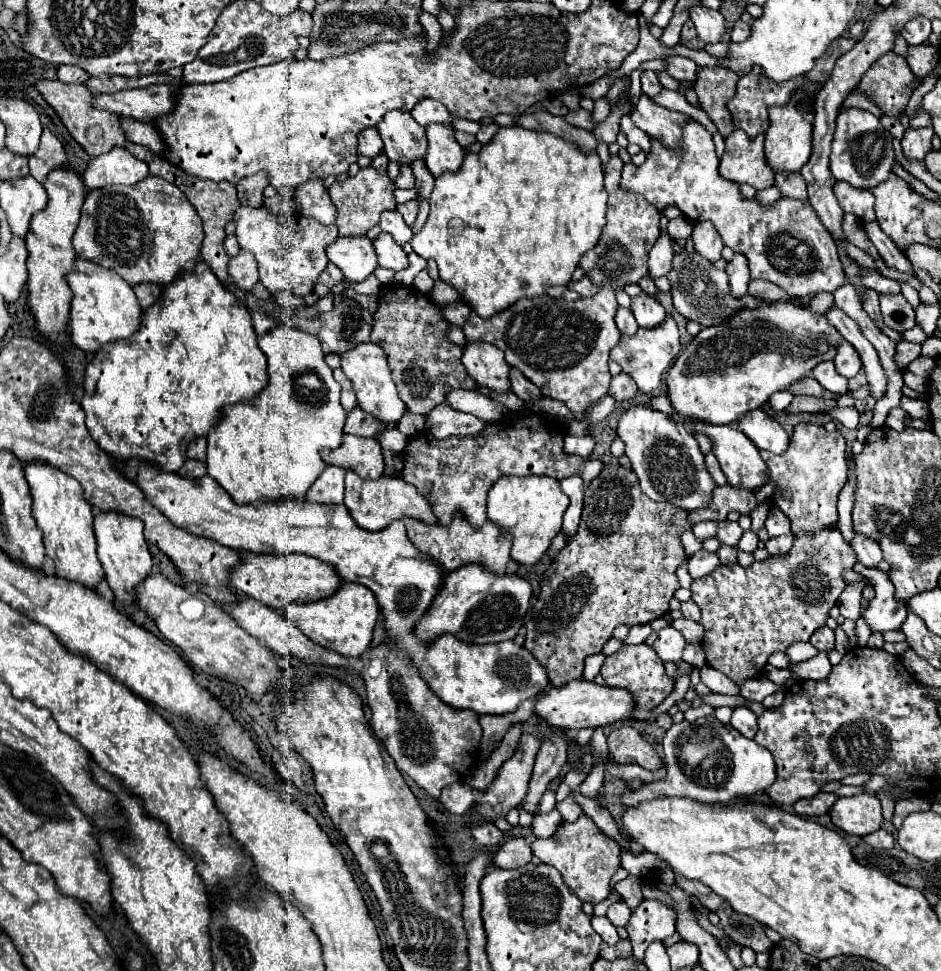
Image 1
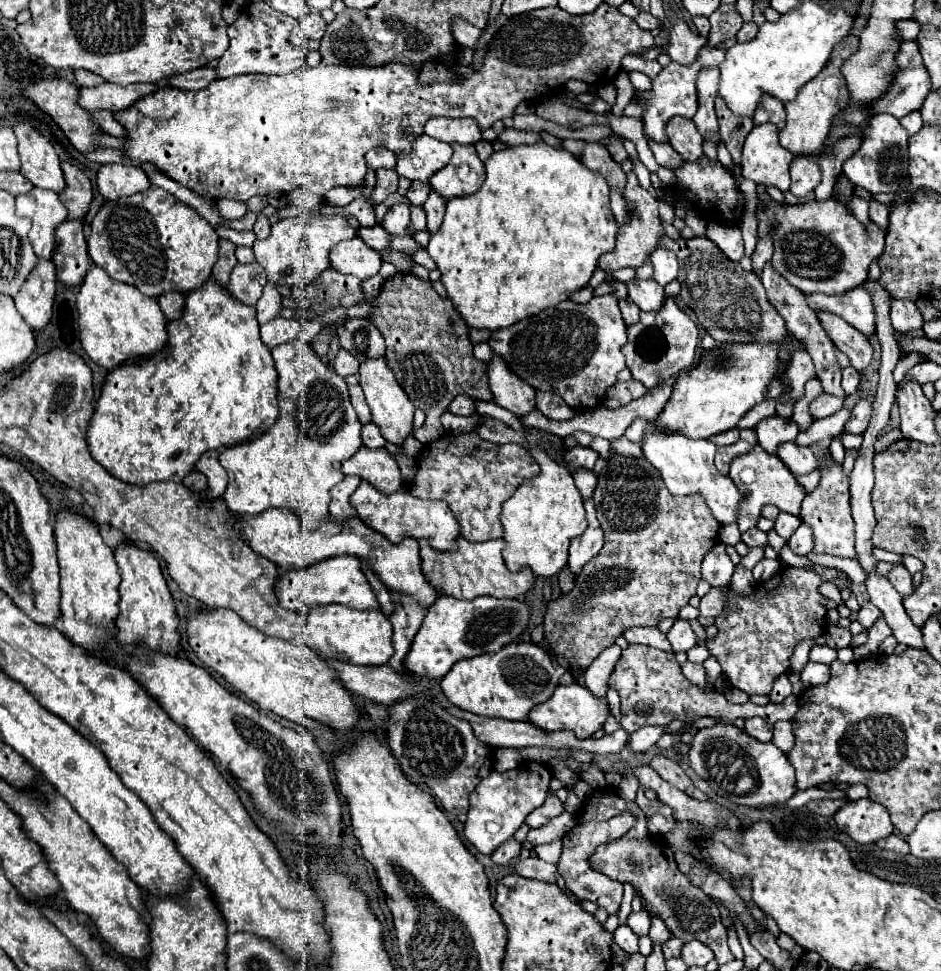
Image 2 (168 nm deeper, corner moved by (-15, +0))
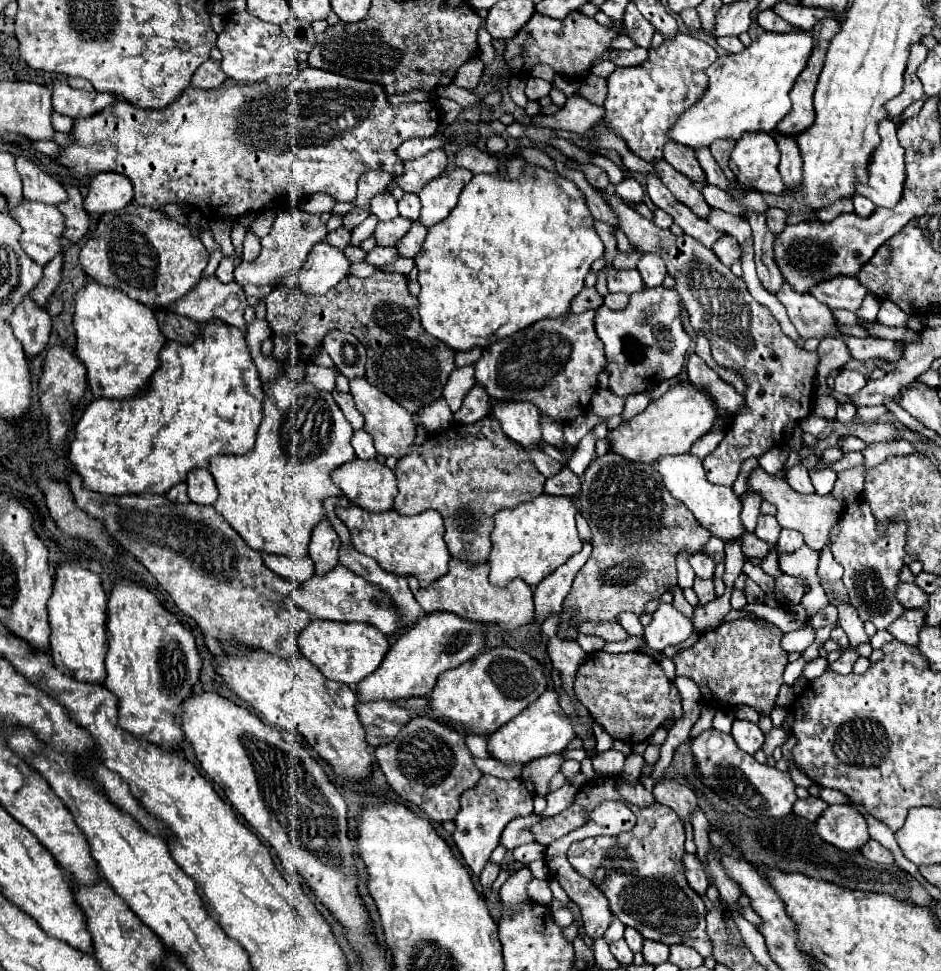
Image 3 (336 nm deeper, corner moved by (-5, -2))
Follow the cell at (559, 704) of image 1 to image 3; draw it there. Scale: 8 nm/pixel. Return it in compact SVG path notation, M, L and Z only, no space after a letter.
M547 688L537 702L525 708L525 712L521 712L509 724L505 724L505 728L499 728L489 736L489 752L493 758L501 762L527 764L547 754L561 754L575 736L577 736L575 722L559 706L559 692L553 692L553 688Z

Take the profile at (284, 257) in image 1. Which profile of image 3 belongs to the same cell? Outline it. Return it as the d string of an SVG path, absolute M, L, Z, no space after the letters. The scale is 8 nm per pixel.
M292 207L280 209L276 213L275 222L271 232L261 238L261 254L253 262L241 262L235 269L235 281L241 286L245 284L281 284L283 278L287 278L291 272L299 270L301 264L305 264L307 254L313 250L315 244L323 242L327 236L327 226L321 222L317 214L307 214L307 212Z

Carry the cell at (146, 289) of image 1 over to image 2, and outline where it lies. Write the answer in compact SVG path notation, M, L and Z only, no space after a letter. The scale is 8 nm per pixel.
M167 292L163 296L157 298L163 314L167 320L175 320L175 318L181 318L183 314L183 306L185 306L185 294L179 294L179 292Z

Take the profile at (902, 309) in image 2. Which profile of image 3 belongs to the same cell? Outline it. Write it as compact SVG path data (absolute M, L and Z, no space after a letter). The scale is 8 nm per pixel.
M889 300L881 304L881 310L877 314L877 322L885 326L907 326L907 320L909 320L909 314Z

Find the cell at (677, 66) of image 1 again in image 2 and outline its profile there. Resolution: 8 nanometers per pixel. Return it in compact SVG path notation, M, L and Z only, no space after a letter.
M671 18L671 28L669 28L669 44L667 44L667 54L671 60L689 66L695 62L699 48L705 44L699 34L693 34L683 18Z

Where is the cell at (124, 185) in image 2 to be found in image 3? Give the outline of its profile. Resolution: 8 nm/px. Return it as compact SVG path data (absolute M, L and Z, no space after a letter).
M99 172L89 184L89 194L85 198L85 210L89 214L117 212L133 200L131 180L117 172Z

